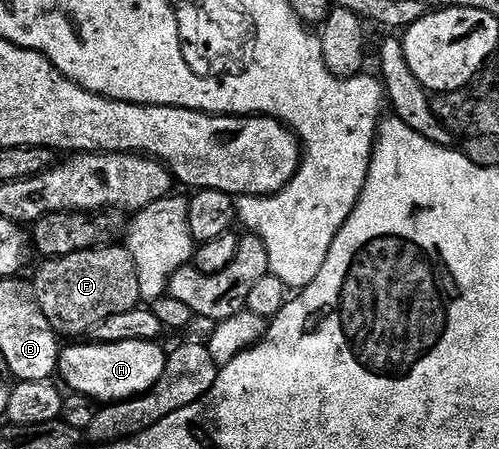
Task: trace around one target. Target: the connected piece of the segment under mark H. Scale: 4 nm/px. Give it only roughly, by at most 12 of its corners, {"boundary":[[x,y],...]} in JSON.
{"boundary":[[157,341],[69,343],[59,377],[98,403],[160,379]]}

